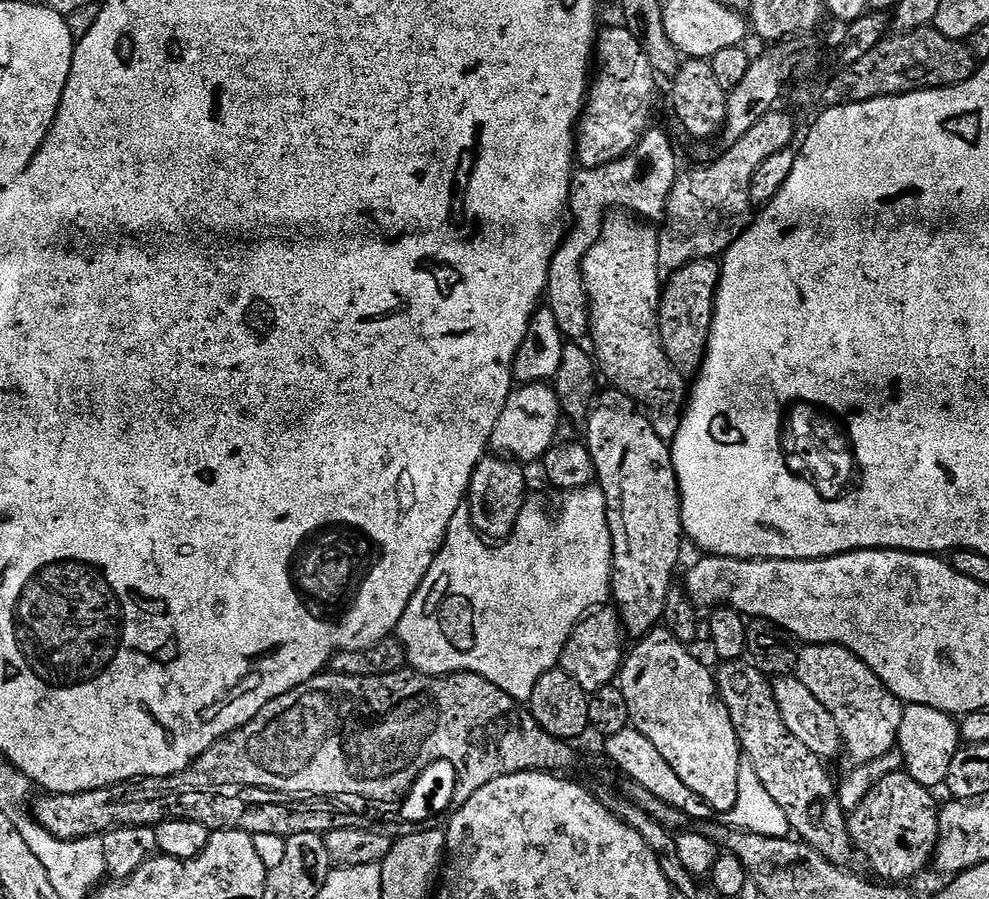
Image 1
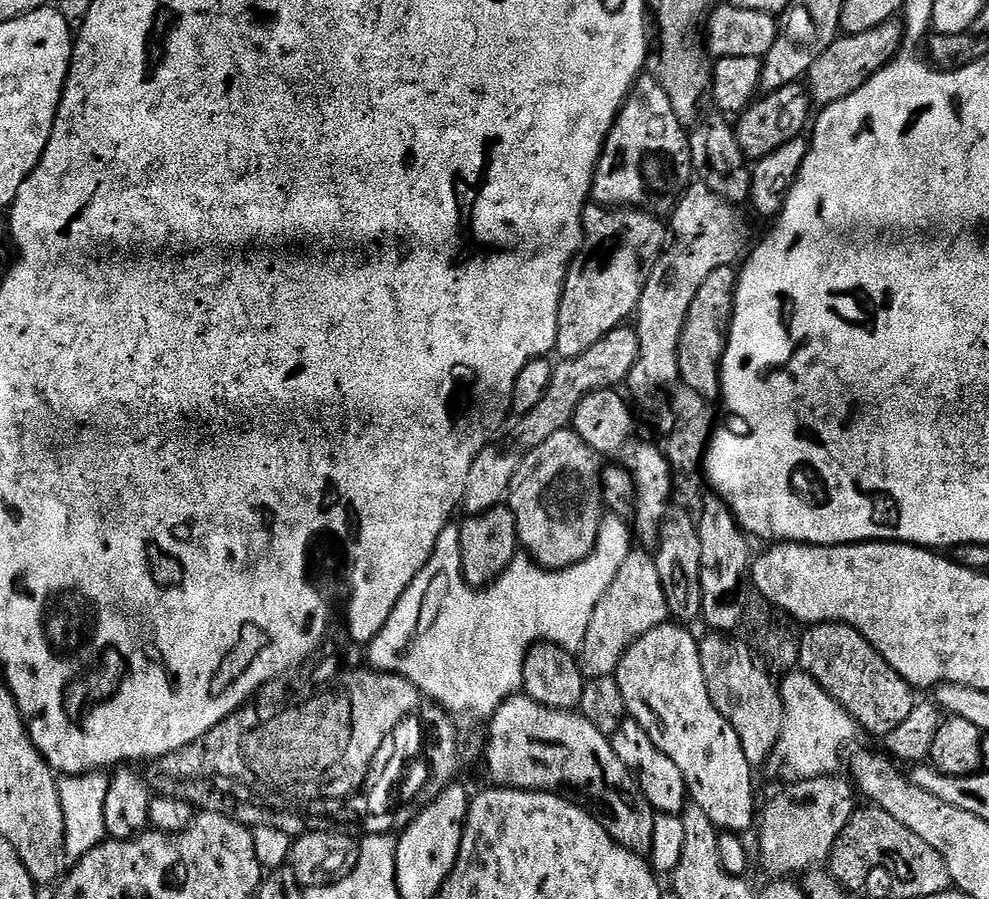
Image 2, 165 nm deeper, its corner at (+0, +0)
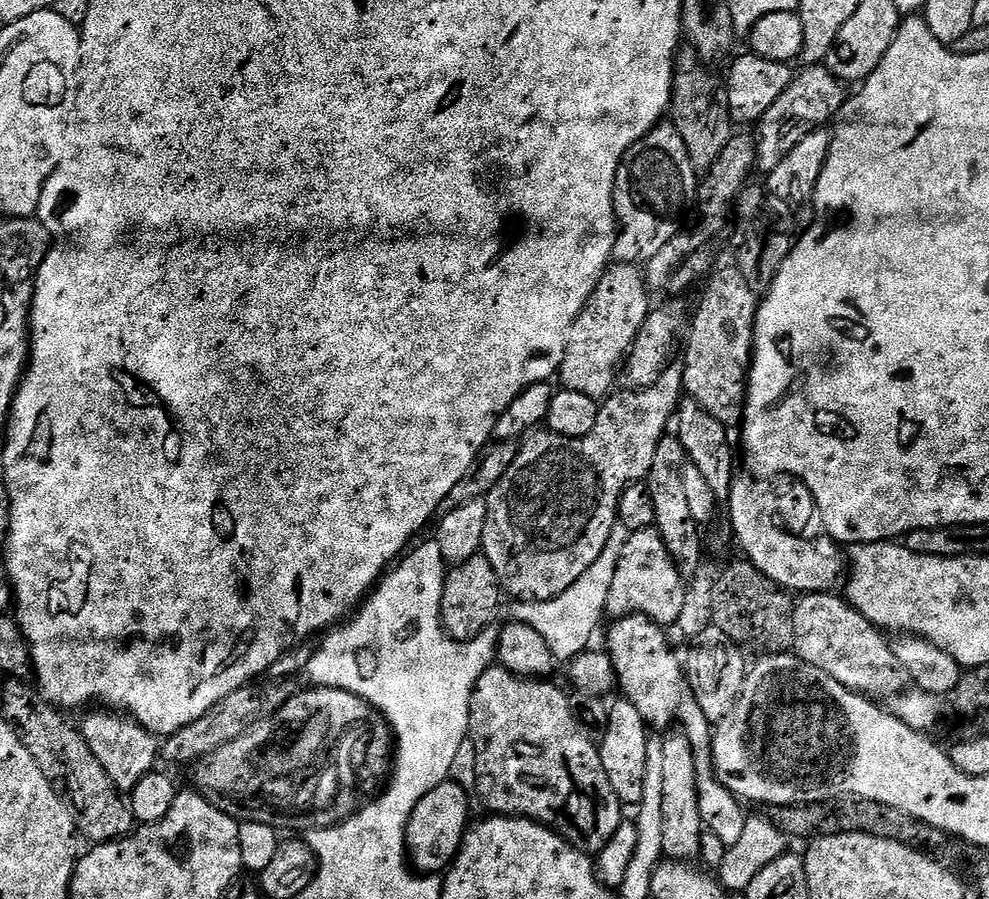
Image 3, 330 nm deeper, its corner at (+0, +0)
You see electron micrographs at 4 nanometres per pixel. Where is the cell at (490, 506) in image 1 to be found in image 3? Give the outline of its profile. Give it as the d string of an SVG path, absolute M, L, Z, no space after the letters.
M482 554L470 558L462 564L455 565L444 577L444 593L442 594L442 606L440 607L440 621L444 624L444 631L454 640L461 642L472 640L483 632L489 631L496 620L496 611L500 608L500 596L502 589L498 574L494 574L494 566Z

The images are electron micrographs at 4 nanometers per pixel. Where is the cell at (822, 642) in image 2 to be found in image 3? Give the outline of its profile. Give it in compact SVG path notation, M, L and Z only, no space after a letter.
M831 591L810 592L801 595L795 601L794 642L792 643L795 655L810 662L810 666L818 666L818 670L826 670L826 674L830 674L834 682L842 682L842 686L846 686L851 692L860 693L861 696L895 698L909 691L912 679L910 674L906 674L906 666L902 666L902 662L894 658L889 637L881 629L875 628L856 607L848 603L843 595L832 595Z

